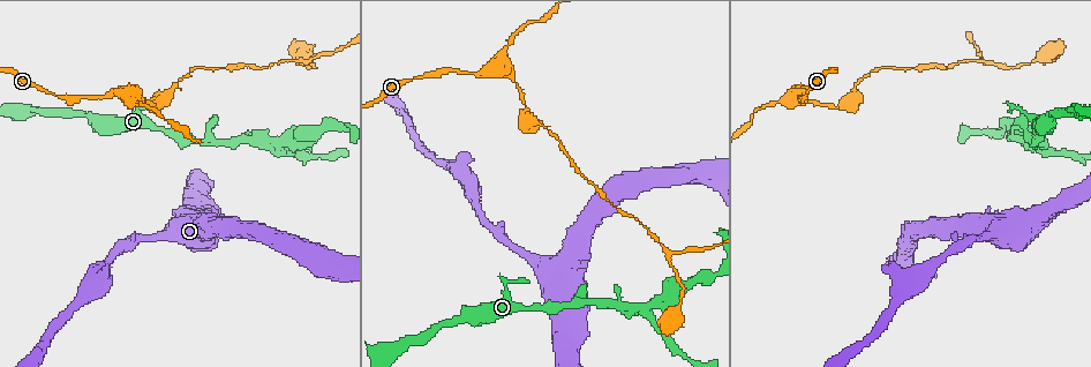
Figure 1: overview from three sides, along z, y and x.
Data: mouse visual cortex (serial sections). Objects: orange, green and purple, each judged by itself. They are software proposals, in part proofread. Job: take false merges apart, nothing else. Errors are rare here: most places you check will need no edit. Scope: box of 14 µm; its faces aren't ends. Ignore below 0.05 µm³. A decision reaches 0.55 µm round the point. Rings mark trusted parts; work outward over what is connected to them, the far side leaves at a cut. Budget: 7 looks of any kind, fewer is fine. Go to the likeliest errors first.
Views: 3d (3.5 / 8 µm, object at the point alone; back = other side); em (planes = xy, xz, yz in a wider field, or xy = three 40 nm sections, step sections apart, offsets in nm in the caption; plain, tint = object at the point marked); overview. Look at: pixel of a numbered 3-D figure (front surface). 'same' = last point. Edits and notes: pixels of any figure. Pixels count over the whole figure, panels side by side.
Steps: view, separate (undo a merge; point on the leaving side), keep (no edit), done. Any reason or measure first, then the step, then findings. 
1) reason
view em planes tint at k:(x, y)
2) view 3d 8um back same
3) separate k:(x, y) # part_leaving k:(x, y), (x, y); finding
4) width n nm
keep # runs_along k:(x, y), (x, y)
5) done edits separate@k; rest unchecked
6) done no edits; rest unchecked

branch point
view 3d 8um at 1:(501, 61)

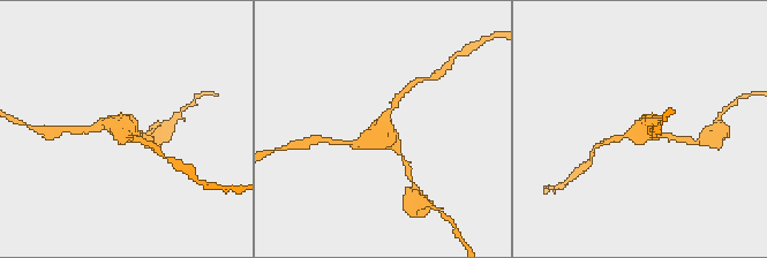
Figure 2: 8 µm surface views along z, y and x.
view em planes tint at 2:(382, 130)

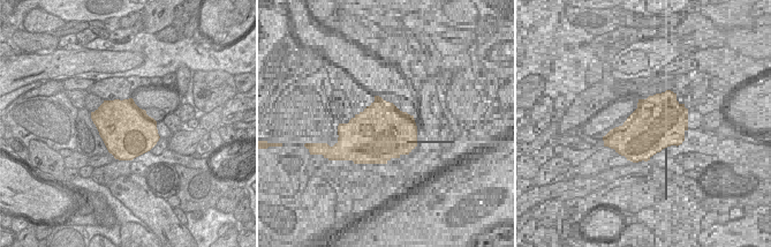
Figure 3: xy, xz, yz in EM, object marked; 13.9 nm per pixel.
arm_widths 150, 200, 200 nm
keep # runs_along 2:(353, 144), (385, 137), (405, 160); all the same cell

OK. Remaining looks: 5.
arms part here
view 3d 3.5um at 1:(159, 101)

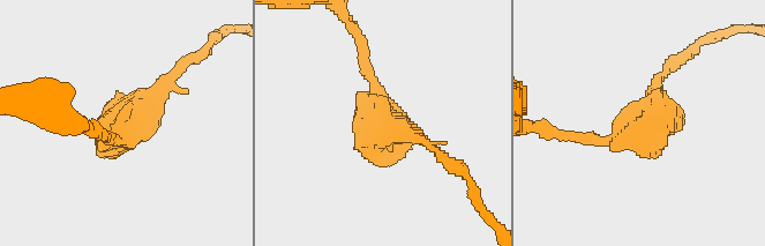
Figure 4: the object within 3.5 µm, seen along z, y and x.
view em xy step 1 tint at 4:(123, 129)

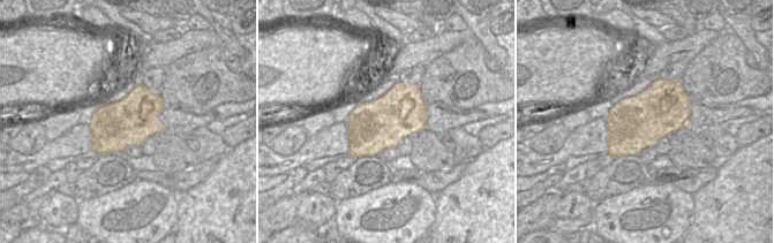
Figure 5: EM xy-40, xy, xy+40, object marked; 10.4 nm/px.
width 550 nm
keep # runs_along 4:(361, 51), (375, 113), (428, 146); one cell here

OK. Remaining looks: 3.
branch point
view 3d 3.5um at 1:(299, 62)

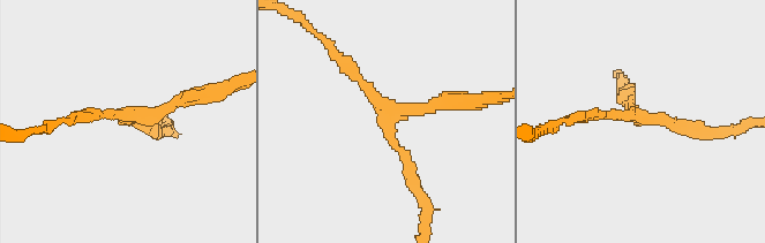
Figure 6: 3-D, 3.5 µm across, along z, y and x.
arms 3
keep # runs_along 6:(331, 51), (384, 104), (410, 172); one cell here

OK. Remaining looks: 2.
done no edits; rest unchecked

